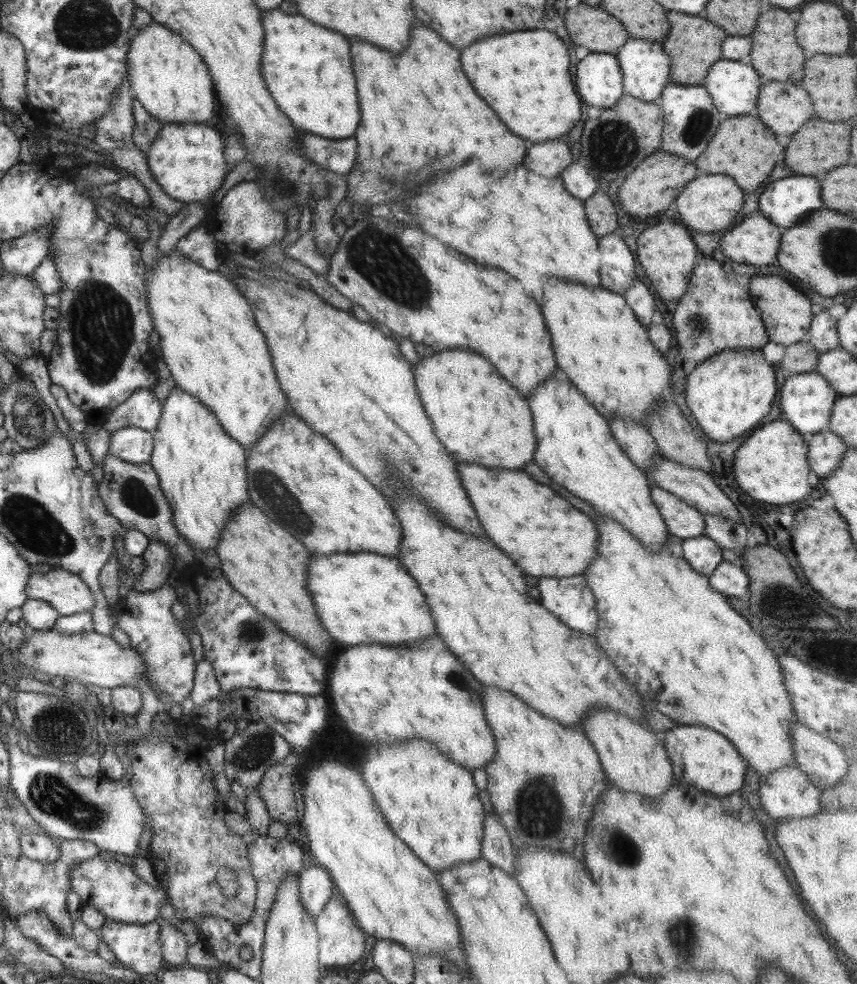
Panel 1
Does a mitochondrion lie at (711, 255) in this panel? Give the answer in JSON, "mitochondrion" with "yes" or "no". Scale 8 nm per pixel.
{"mitochondrion":"no"}

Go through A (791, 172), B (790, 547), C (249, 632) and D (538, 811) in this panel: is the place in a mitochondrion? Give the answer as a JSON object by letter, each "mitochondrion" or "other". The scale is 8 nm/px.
{"A":"other","B":"other","C":"mitochondrion","D":"mitochondrion"}

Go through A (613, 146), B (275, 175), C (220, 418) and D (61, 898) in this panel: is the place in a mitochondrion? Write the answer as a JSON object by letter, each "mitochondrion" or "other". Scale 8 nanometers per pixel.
{"A":"mitochondrion","B":"mitochondrion","C":"other","D":"other"}

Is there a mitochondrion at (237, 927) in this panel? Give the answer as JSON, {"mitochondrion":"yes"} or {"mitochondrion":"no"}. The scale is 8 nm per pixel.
{"mitochondrion":"no"}

